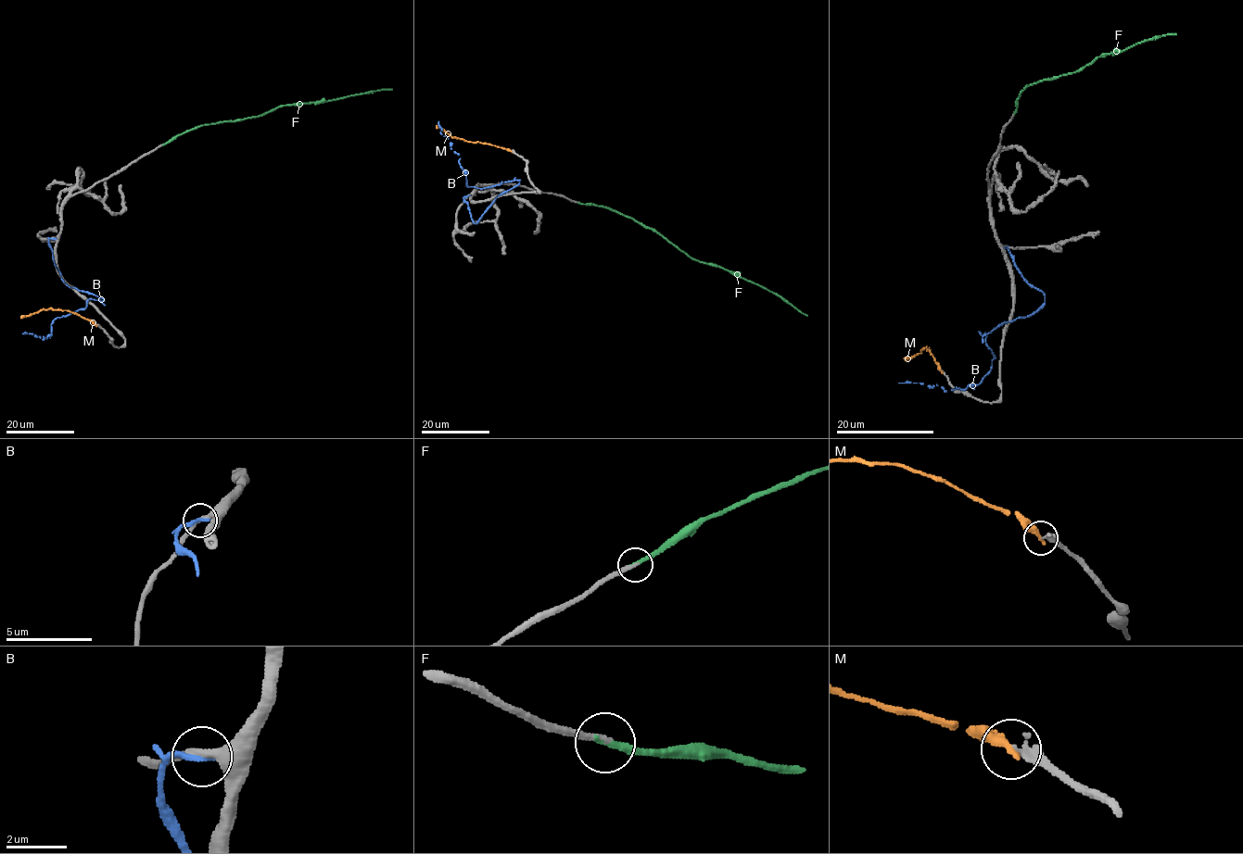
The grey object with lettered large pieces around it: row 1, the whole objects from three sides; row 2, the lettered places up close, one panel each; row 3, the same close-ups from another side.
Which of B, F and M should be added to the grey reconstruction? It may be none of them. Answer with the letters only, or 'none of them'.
F

